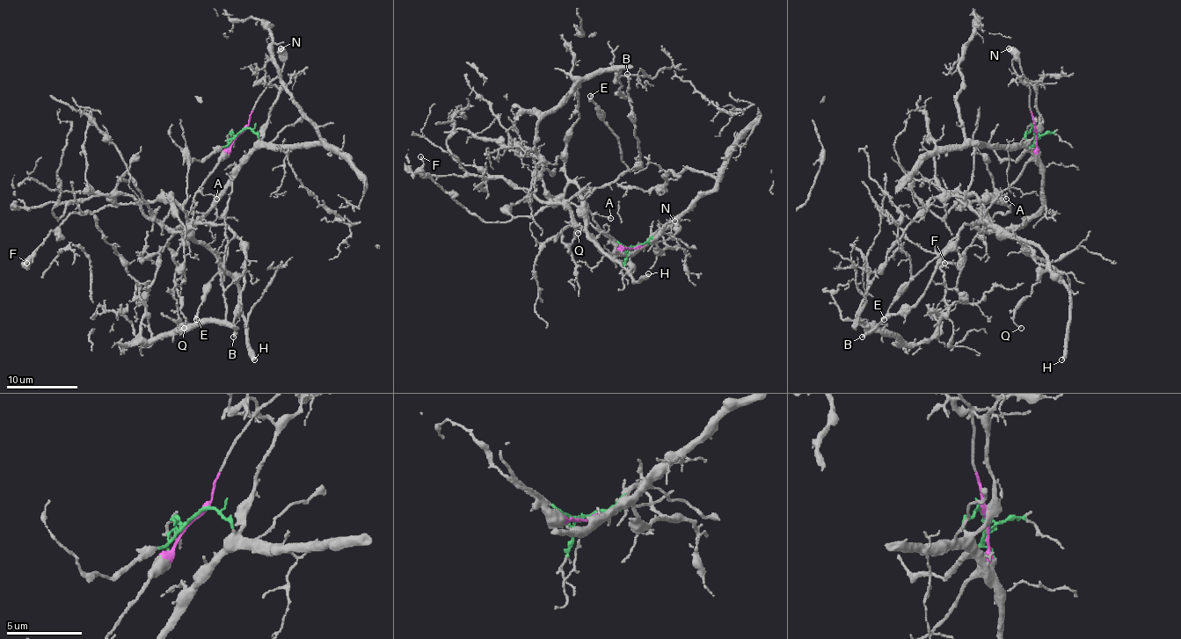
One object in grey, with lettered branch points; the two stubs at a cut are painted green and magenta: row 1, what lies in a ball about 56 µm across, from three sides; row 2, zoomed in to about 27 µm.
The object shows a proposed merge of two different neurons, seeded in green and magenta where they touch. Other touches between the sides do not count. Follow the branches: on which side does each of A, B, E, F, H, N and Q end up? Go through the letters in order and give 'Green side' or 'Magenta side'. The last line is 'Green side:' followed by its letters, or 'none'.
A: Magenta side
B: Magenta side
E: Magenta side
F: Magenta side
H: Magenta side
N: Magenta side
Q: Green side
Green side: Q

